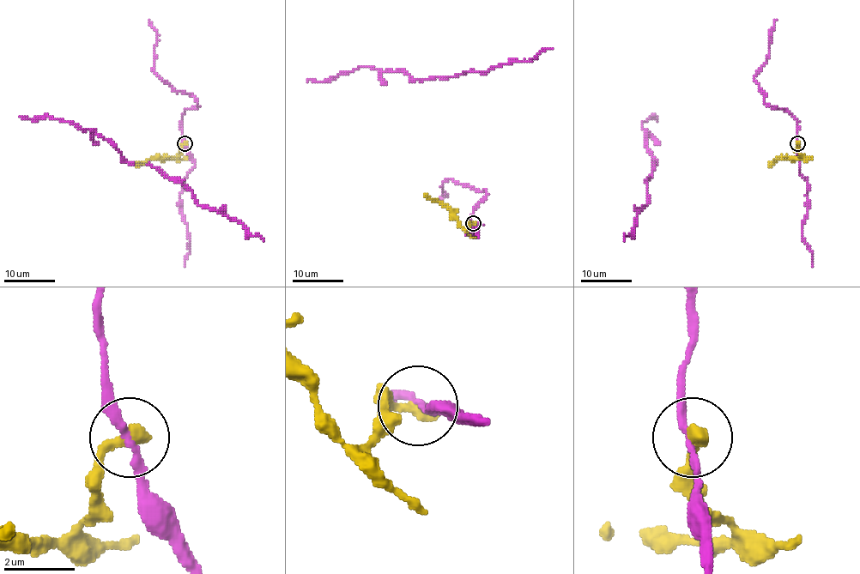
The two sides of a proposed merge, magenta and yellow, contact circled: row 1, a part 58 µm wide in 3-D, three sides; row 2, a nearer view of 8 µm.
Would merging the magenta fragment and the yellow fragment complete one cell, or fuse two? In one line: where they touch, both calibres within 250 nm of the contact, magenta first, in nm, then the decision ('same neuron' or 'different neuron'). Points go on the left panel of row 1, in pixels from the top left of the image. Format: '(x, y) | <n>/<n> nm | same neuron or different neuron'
(184, 143) | 200/440 nm | different neuron

